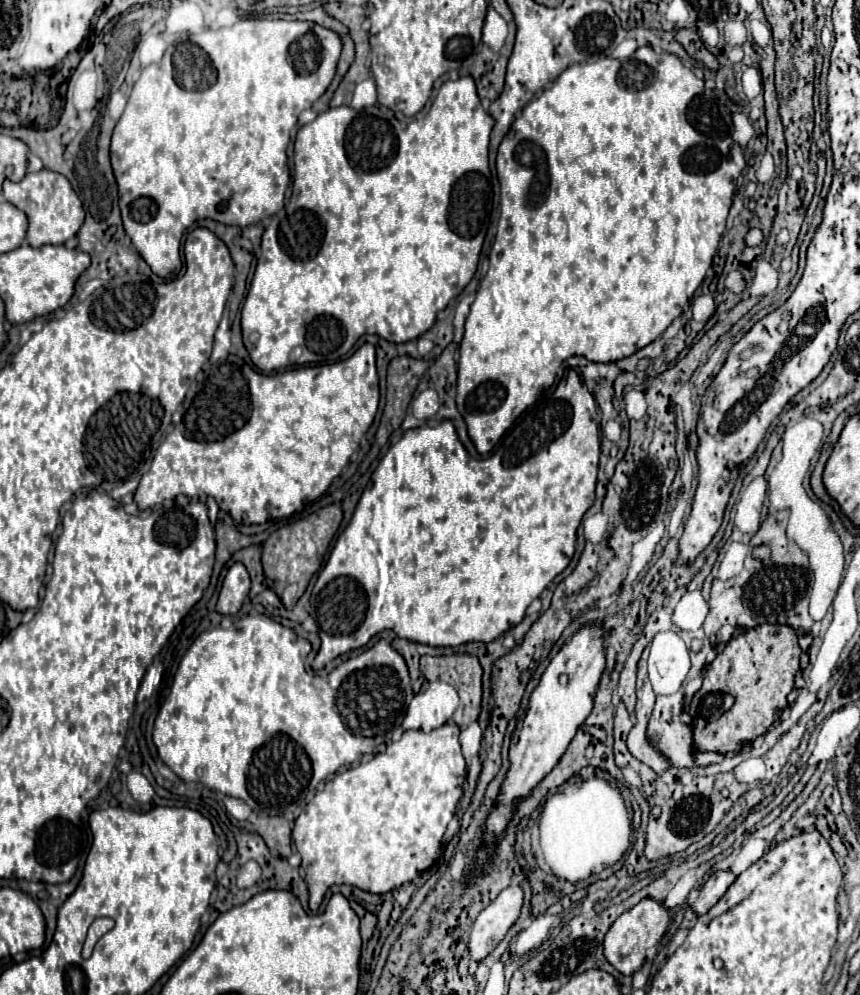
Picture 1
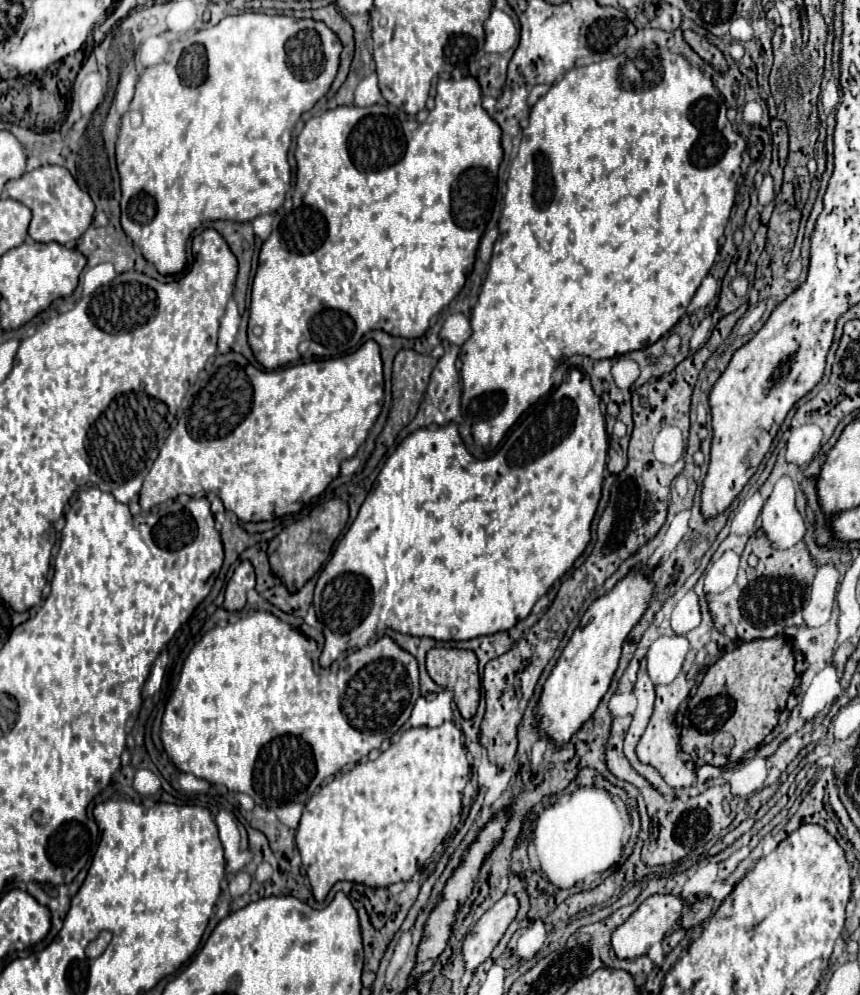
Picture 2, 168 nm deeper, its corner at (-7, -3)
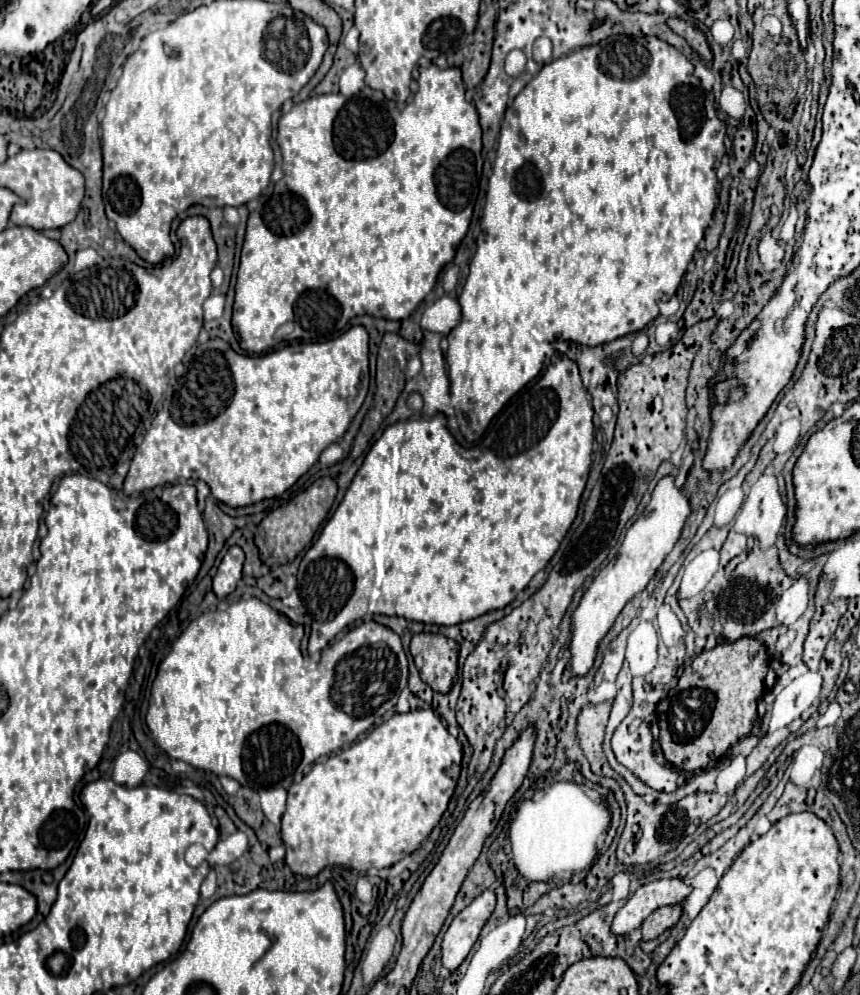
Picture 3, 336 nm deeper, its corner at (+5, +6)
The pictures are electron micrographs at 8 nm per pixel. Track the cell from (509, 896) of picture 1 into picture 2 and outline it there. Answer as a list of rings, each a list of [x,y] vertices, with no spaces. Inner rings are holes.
[[[506,893],[496,905],[492,905],[476,923],[476,927],[464,939],[464,961],[466,969],[474,971],[480,963],[484,963],[492,949],[498,945],[508,925],[518,915],[518,899],[514,893]]]

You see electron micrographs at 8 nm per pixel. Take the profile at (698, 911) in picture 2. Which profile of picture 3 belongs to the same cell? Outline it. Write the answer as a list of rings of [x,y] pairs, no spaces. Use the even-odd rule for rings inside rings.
[[[682,904],[678,906],[664,906],[664,908],[658,908],[656,912],[652,912],[644,924],[642,924],[642,940],[648,942],[648,940],[654,940],[658,938],[664,930],[672,928],[678,918],[680,918],[680,912],[682,912]]]

